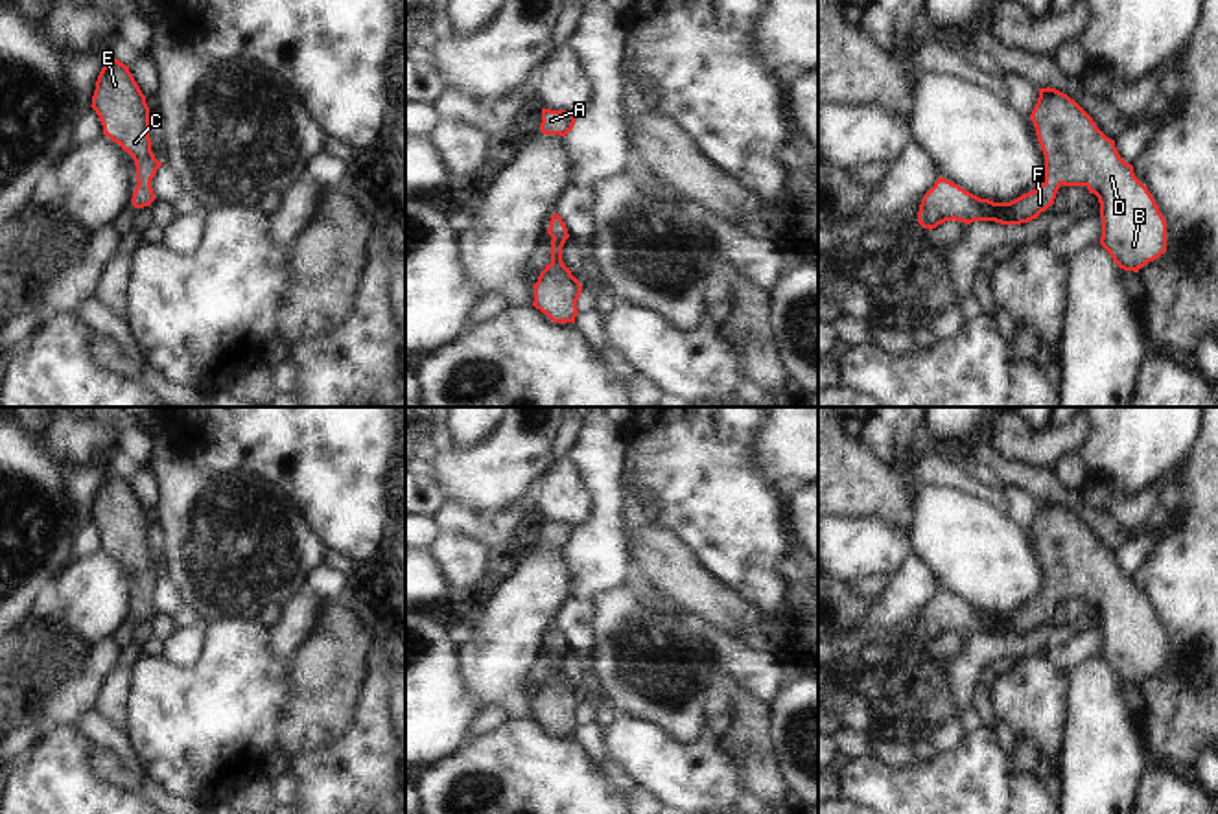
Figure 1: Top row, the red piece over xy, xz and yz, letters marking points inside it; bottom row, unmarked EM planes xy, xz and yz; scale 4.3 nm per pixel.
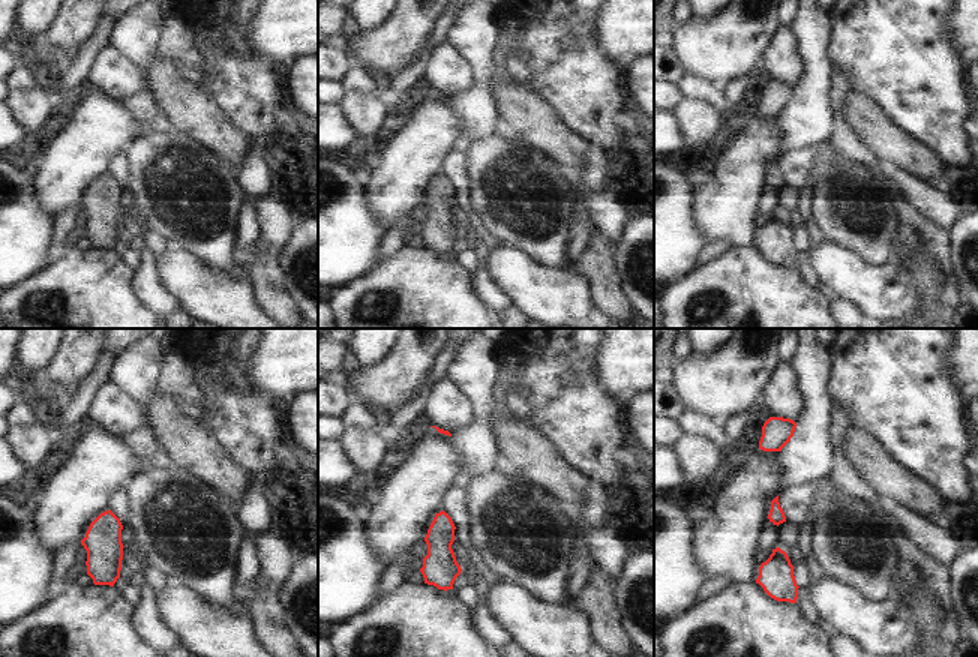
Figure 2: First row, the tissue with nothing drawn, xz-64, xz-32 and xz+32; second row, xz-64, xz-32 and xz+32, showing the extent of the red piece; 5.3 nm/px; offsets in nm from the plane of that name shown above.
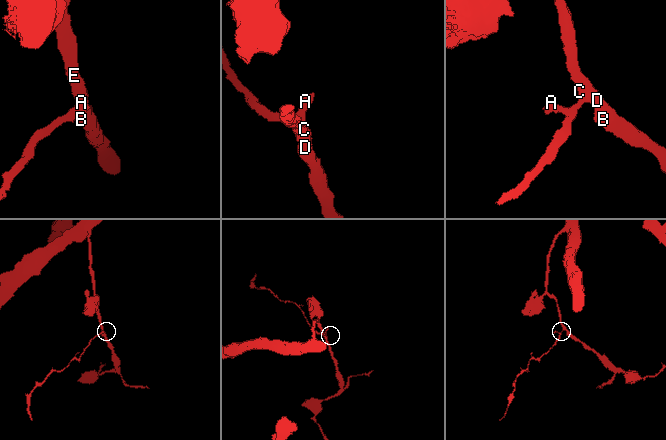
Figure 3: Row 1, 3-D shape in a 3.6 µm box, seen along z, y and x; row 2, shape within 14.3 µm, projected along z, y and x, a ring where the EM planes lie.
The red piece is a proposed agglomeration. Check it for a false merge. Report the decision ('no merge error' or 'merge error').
no merge error

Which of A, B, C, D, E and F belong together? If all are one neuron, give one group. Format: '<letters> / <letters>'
A B C D E F

